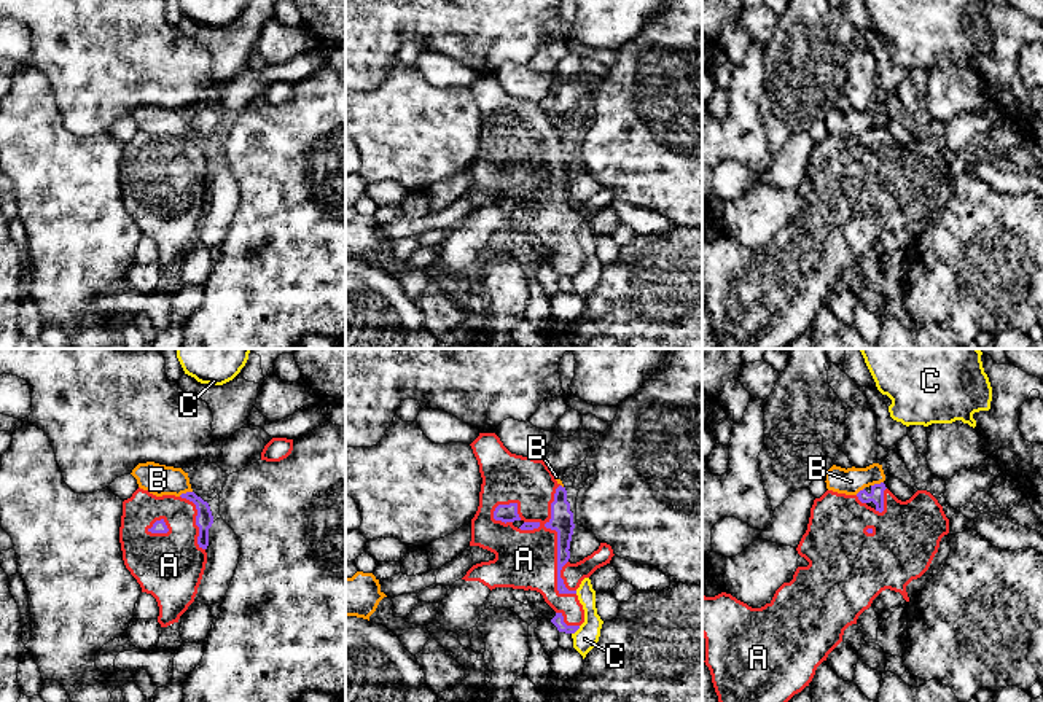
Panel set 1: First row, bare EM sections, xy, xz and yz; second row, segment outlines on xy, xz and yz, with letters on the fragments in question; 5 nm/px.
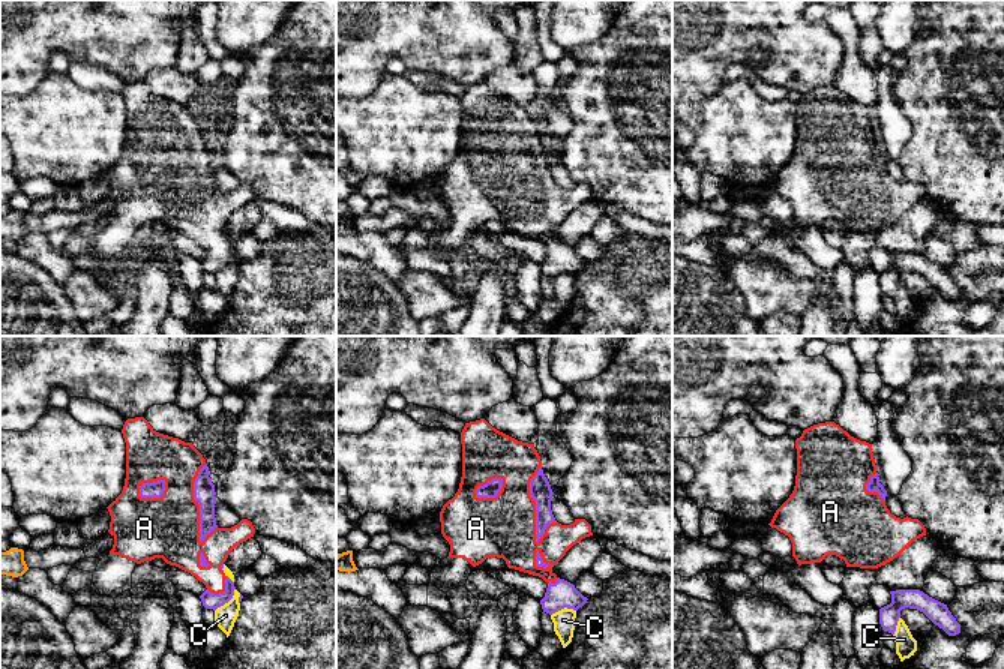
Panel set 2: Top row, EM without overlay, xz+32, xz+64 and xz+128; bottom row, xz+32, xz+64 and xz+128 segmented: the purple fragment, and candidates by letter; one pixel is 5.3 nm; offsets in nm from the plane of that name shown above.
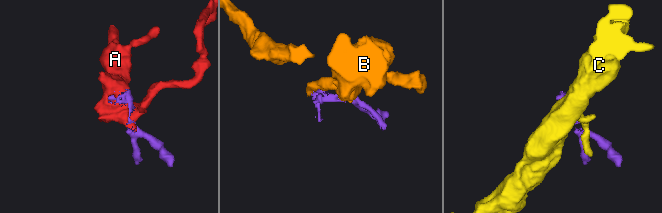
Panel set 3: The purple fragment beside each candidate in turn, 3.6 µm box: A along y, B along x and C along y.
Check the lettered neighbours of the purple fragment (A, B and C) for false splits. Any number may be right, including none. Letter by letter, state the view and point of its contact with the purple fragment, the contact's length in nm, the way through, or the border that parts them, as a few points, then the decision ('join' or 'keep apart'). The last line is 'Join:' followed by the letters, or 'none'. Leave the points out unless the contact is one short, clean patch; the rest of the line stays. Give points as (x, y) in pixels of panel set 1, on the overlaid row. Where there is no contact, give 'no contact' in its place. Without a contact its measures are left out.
A: contact xz (558, 538); length 550 nm; join
B: contact xy (187, 492); length 80 nm; border xy (191, 491), (179, 495); keep apart
C: contact xz (575, 631); length 60 nm; keep apart
Join: A

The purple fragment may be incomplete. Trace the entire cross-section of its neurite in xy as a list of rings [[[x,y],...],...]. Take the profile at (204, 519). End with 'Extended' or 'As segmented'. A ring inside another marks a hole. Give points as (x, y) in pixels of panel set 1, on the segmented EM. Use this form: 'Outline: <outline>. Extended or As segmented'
Outline: [[[139,487],[123,501],[123,560],[142,592],[156,599],[161,627],[178,622],[194,602],[212,524],[209,503],[194,492],[156,497]]]. Extended

